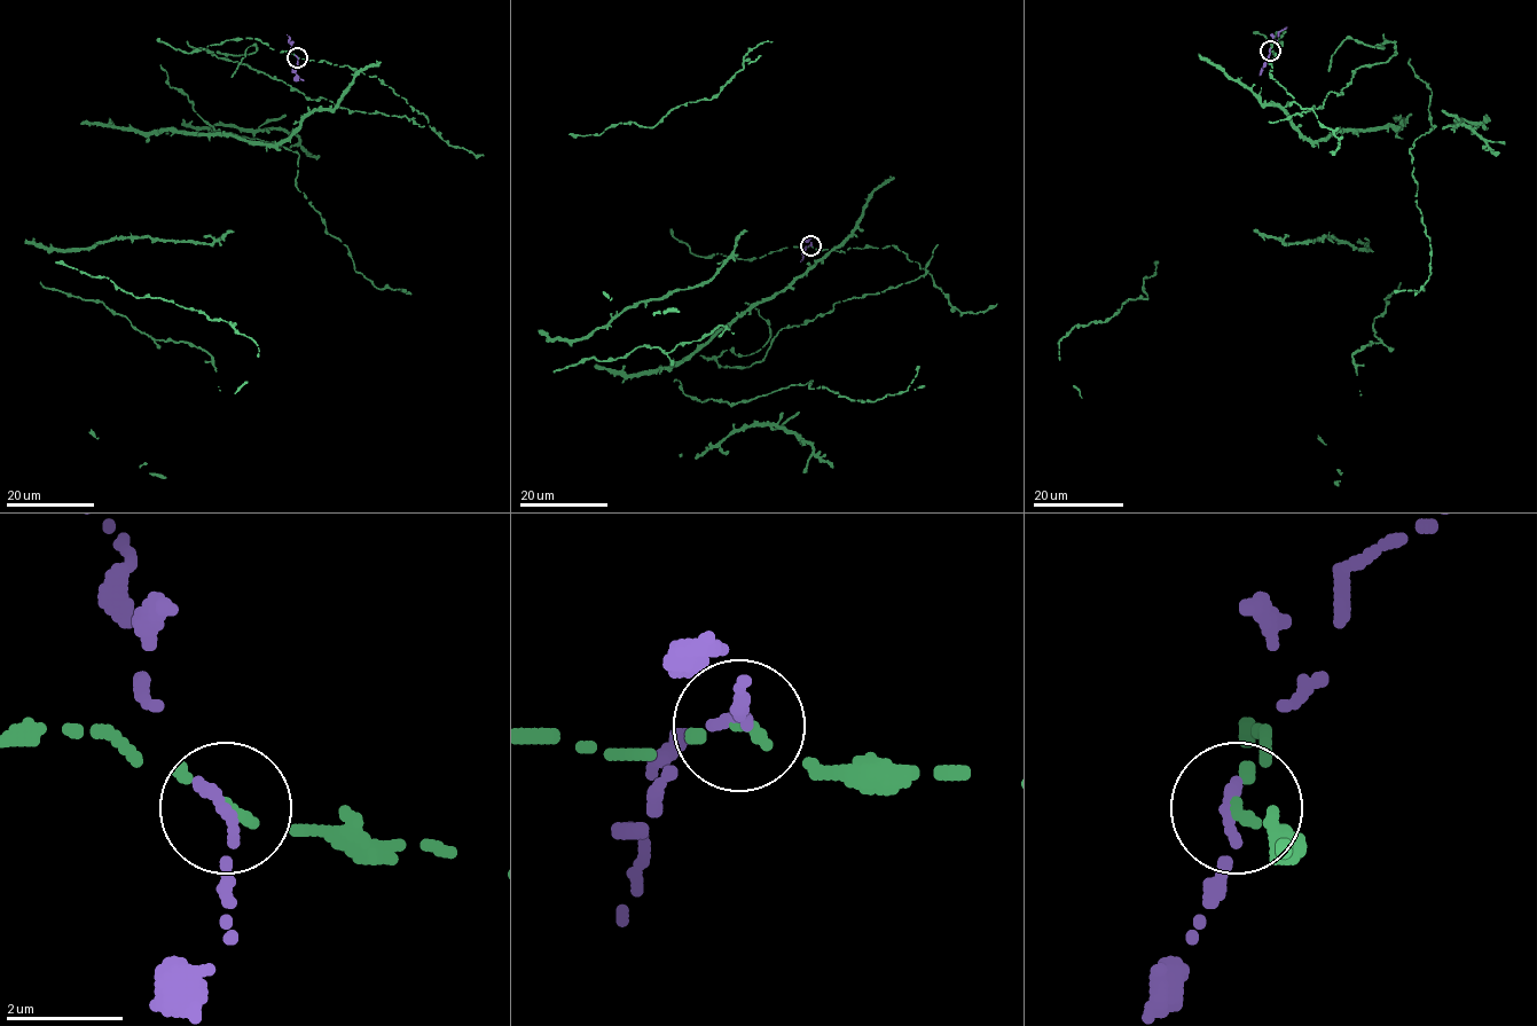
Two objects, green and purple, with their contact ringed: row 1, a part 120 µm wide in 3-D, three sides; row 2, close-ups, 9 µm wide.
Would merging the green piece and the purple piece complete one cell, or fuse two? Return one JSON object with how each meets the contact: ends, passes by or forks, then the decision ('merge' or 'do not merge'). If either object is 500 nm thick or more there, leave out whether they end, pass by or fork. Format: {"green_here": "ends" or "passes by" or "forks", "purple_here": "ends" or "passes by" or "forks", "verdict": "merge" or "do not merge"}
{"green_here": "ends", "purple_here": "ends", "verdict": "do not merge"}

